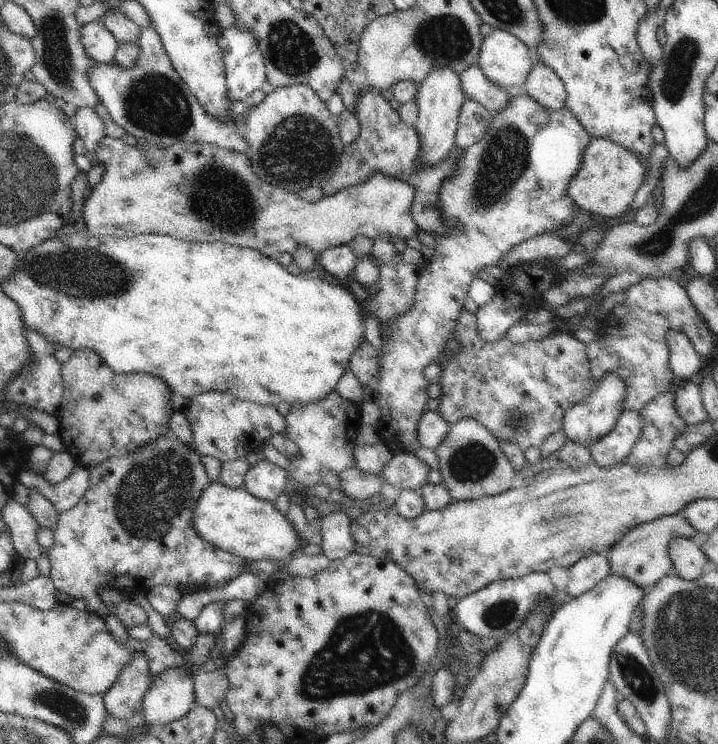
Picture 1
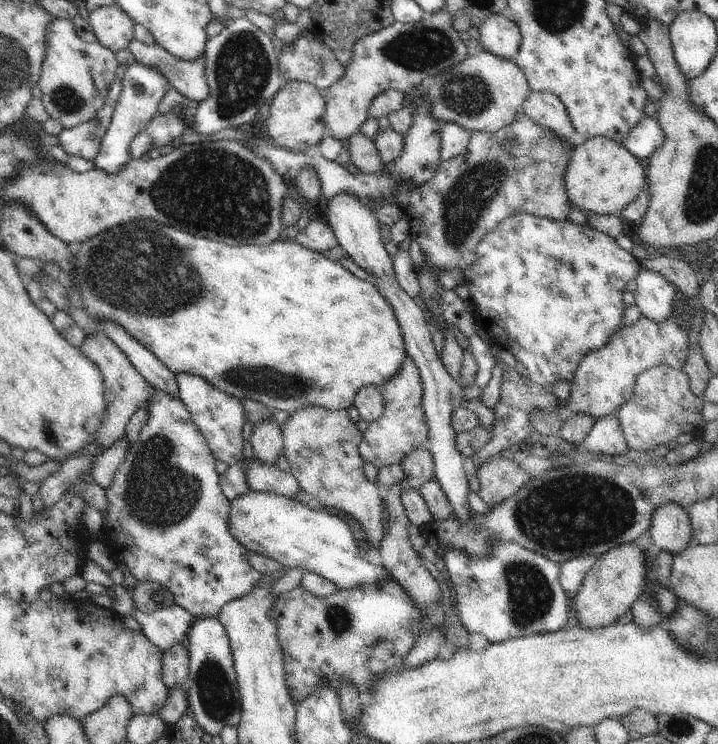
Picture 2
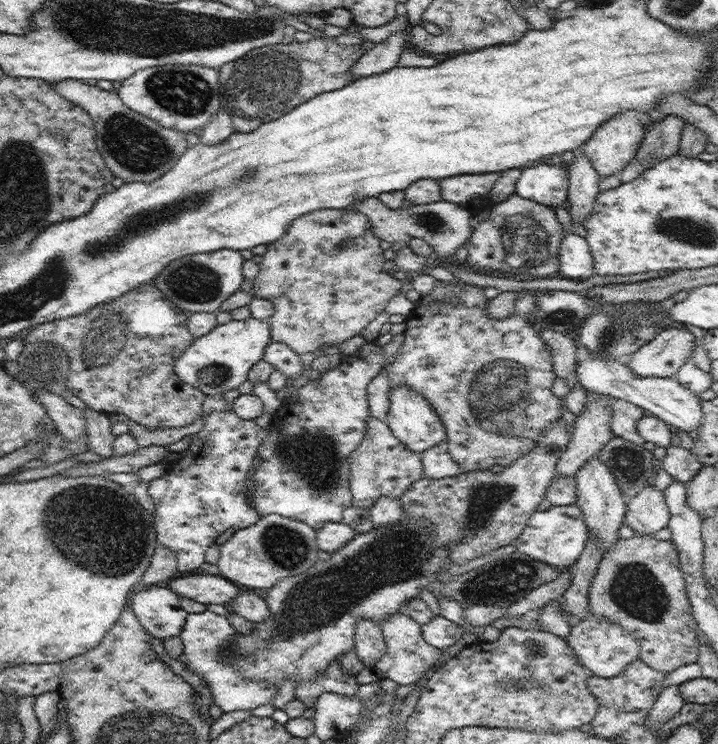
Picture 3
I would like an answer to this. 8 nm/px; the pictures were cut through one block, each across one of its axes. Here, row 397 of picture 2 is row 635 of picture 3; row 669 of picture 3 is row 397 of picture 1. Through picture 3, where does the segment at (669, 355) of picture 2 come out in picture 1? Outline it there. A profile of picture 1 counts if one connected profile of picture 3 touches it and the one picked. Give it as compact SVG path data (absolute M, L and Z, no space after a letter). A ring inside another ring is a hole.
M606 374L595 389L591 390L590 396L584 402L574 404L564 415L563 429L567 442L576 442L580 446L592 448L600 438L608 436L622 414L622 400L626 396L626 384L618 374Z

